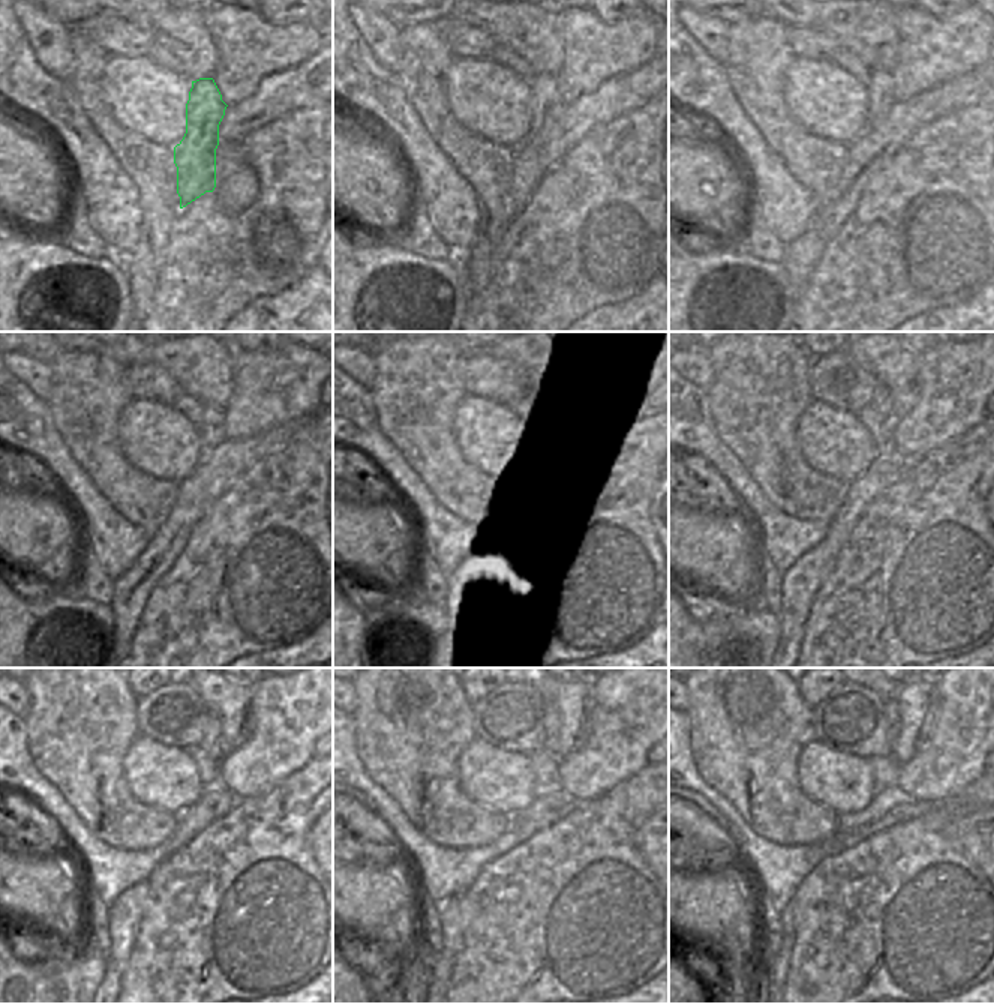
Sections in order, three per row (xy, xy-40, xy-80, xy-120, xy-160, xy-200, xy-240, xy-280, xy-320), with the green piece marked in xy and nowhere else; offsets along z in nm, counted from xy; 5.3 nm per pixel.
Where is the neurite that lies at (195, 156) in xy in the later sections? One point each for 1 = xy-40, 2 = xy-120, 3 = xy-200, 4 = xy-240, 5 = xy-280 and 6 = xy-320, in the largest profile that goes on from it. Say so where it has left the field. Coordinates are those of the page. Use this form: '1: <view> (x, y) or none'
1: xy-40 (546, 105)
2: xy-120 (212, 429)
3: xy-200 (882, 404)
4: xy-240 (212, 743)
5: xy-280 (552, 715)
6: xy-320 (891, 707)

